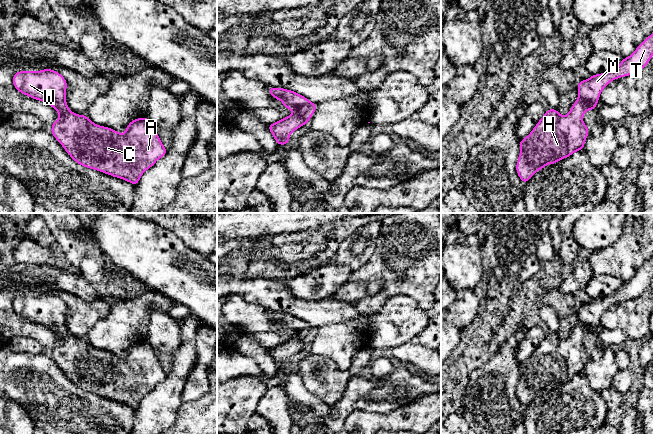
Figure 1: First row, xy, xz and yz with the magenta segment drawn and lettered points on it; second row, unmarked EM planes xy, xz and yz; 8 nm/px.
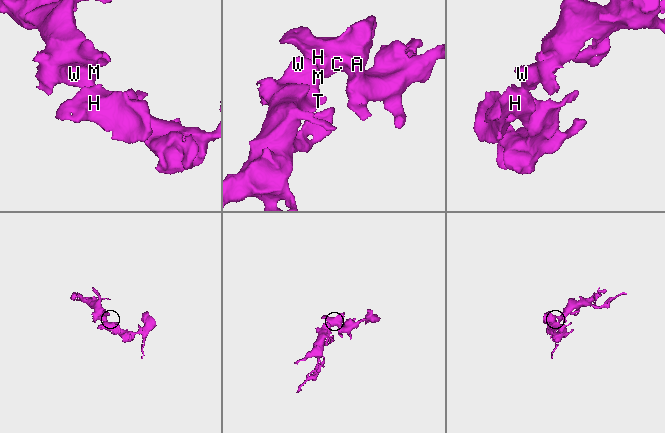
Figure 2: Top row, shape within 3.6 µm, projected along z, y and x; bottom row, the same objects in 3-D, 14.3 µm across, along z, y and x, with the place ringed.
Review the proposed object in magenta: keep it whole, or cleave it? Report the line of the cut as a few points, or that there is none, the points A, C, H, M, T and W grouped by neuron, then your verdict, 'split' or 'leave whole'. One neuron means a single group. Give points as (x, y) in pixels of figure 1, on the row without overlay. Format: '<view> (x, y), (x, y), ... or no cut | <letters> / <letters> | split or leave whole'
no cut | A C H M T W | leave whole

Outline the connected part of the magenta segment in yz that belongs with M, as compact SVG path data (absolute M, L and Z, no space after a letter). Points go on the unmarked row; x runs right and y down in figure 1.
M653 256L637 270L636 274L614 293L594 298L577 308L578 323L565 340L557 333L548 333L528 360L520 364L520 378L516 396L523 407L527 407L547 388L584 374L589 352L582 342L586 335L596 334L599 319L613 304L637 298L653 281Z

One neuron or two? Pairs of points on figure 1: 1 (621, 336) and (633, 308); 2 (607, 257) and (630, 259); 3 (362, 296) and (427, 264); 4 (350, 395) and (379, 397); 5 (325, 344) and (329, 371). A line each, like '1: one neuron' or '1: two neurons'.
1: two neurons
2: one neuron
3: one neuron
4: one neuron
5: two neurons

